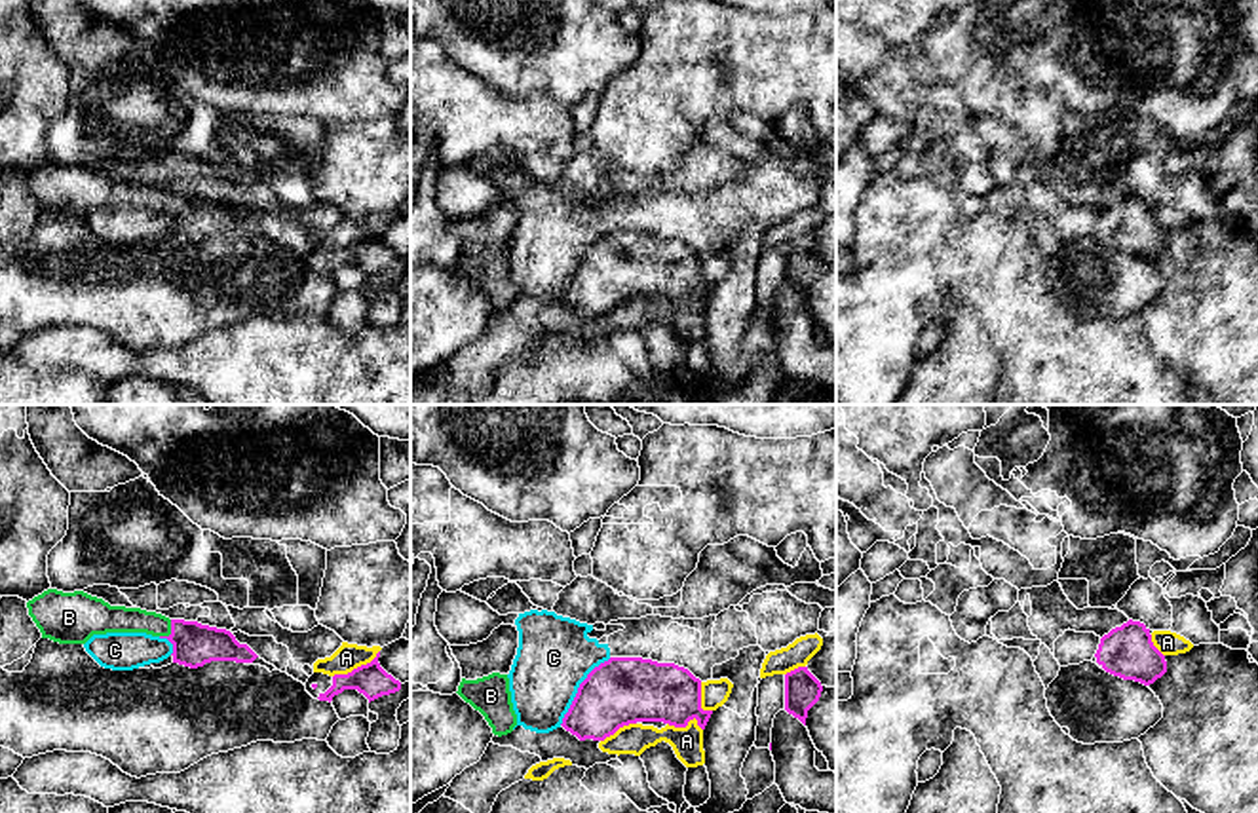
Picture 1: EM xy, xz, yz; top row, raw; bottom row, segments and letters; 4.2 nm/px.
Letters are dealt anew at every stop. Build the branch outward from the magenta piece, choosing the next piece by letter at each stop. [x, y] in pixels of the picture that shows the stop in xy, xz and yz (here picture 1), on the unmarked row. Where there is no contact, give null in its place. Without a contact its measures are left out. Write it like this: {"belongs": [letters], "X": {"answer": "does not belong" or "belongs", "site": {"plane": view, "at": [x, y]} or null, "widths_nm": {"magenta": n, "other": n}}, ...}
{"belongs": ["B"], "A": {"answer": "does not belong", "site": {"plane": "xy", "at": [358, 242]}, "widths_nm": {"magenta": 140, "other": 110}}, "B": {"answer": "belongs", "site": {"plane": "xy", "at": [171, 206]}, "widths_nm": {"magenta": 190, "other": 110}}, "C": {"answer": "does not belong", "site": {"plane": "xz", "at": [578, 263]}, "widths_nm": {"magenta": 280, "other": 320}}}

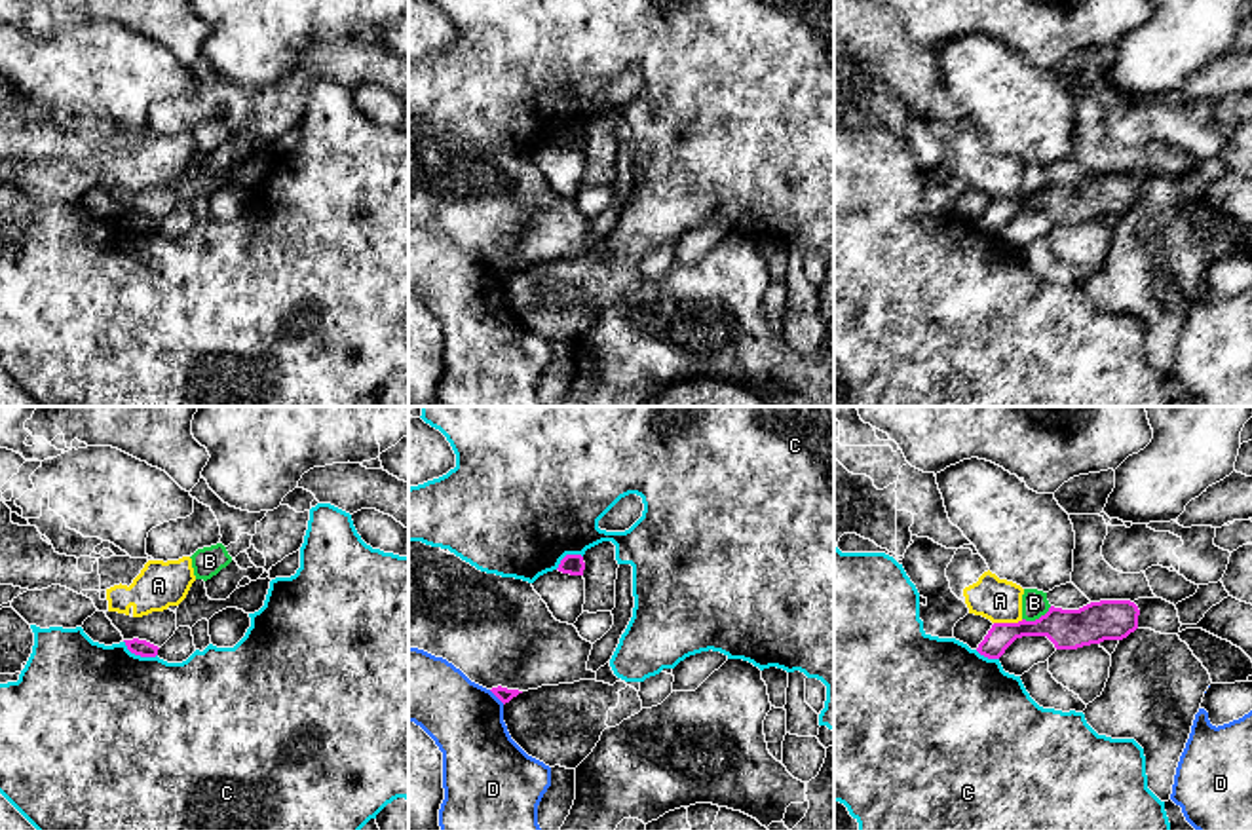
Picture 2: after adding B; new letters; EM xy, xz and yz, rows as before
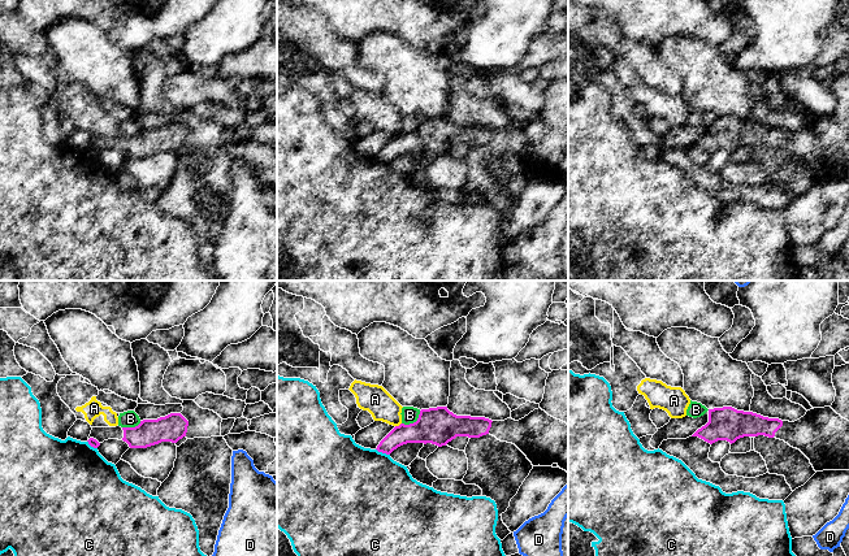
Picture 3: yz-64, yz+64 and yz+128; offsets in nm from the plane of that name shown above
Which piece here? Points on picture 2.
{"belongs": [], "A": {"answer": "does not belong", "site": {"plane": "yz", "at": [1007, 198]}, "widths_nm": {"magenta": 170, "other": 190}}, "B": {"answer": "does not belong", "site": {"plane": "yz", "at": [1036, 194]}, "widths_nm": {"magenta": 180, "other": 110}}, "C": {"answer": "does not belong", "site": {"plane": "xy", "at": [139, 228]}, "widths_nm": {"magenta": 70, "other": 480}}, "D": {"answer": "does not belong", "site": {"plane": "xz", "at": [496, 270]}, "widths_nm": {"magenta": 60, "other": 320}}}

